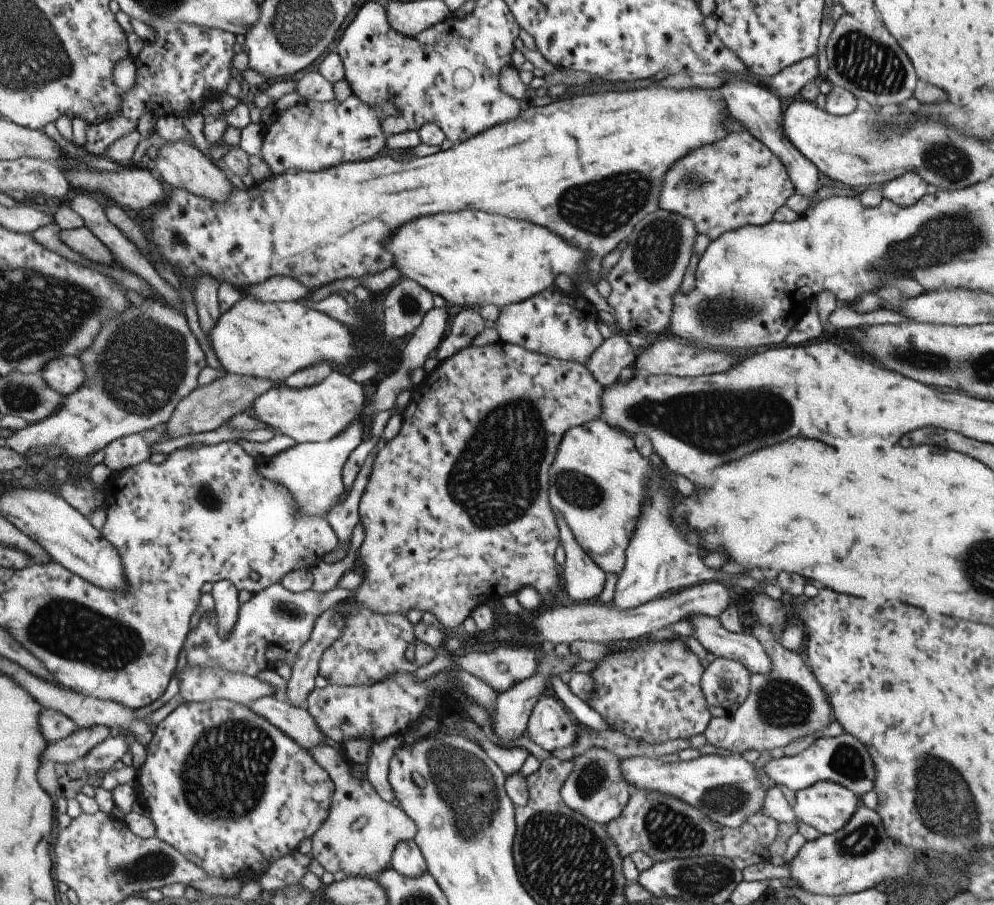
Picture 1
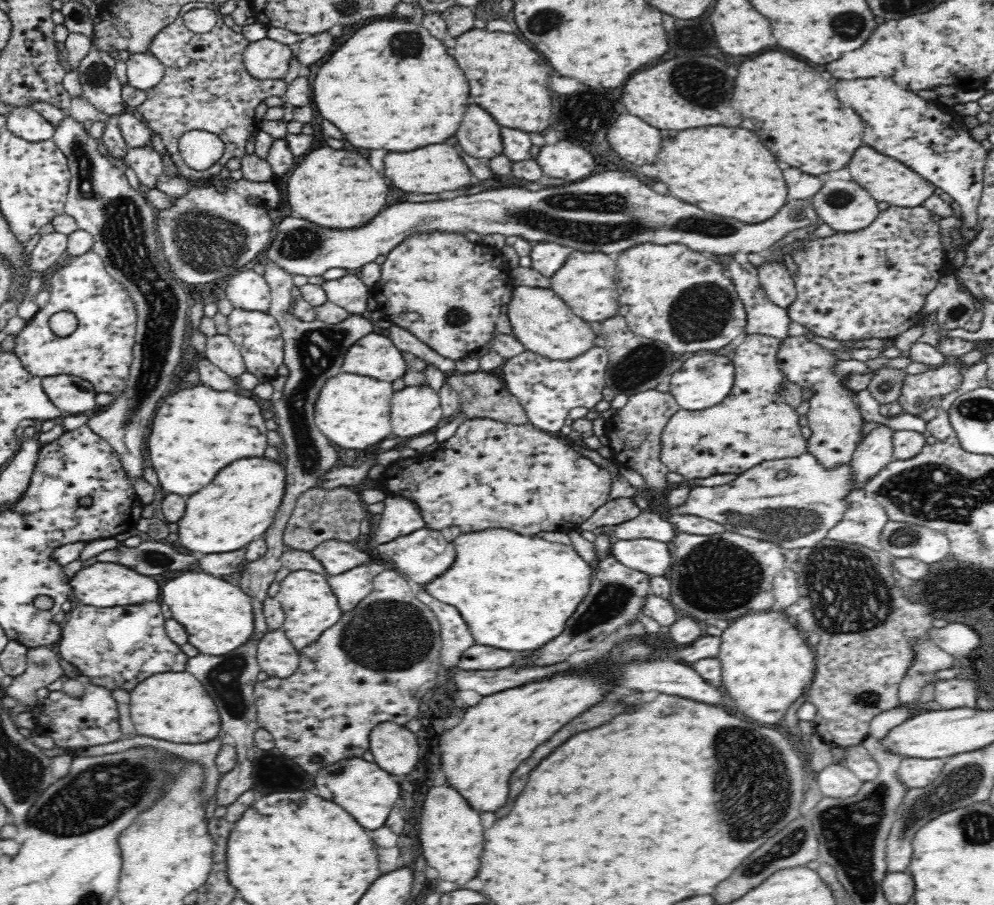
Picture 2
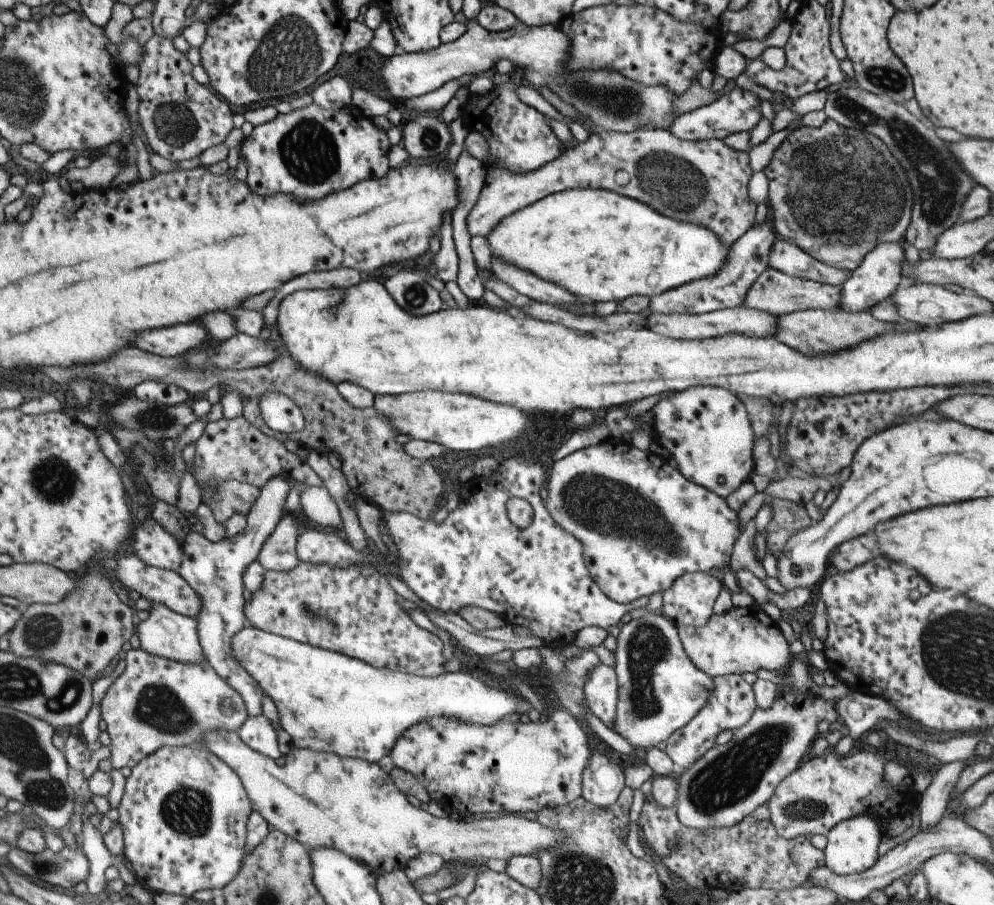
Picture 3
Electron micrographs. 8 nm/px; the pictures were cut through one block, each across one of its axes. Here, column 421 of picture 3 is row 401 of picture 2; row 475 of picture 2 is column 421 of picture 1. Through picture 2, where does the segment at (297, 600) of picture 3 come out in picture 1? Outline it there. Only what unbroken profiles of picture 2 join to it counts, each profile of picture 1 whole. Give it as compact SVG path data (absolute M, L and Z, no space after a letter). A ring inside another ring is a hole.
M339 602L333 606L340 610L346 618L346 628L342 628L340 638L329 646L319 660L319 675L326 678L332 685L338 686L372 686L374 682L382 682L390 674L396 672L414 673L425 664L430 664L436 651L432 645L420 642L414 636L413 625L403 614L376 614L368 608L352 610L346 602ZM408 644L412 646L414 658L406 658Z

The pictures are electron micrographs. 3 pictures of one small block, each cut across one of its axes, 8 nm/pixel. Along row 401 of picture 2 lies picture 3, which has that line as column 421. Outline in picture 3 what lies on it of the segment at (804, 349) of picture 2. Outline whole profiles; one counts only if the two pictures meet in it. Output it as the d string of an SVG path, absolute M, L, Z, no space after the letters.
M236 731L207 733L202 746L236 772L253 809L267 824L294 838L308 850L333 847L346 855L352 855L366 864L376 876L393 872L395 869L404 870L411 858L425 852L438 854L444 861L483 857L486 860L498 859L504 862L519 855L536 856L541 851L554 849L567 840L567 834L562 830L544 827L537 820L527 820L518 814L506 813L498 818L473 822L435 818L432 814L412 806L407 796L395 787L391 777L377 763L360 758L314 753L309 749L291 746L290 752L286 754L285 764L279 767L272 759L246 746Z

